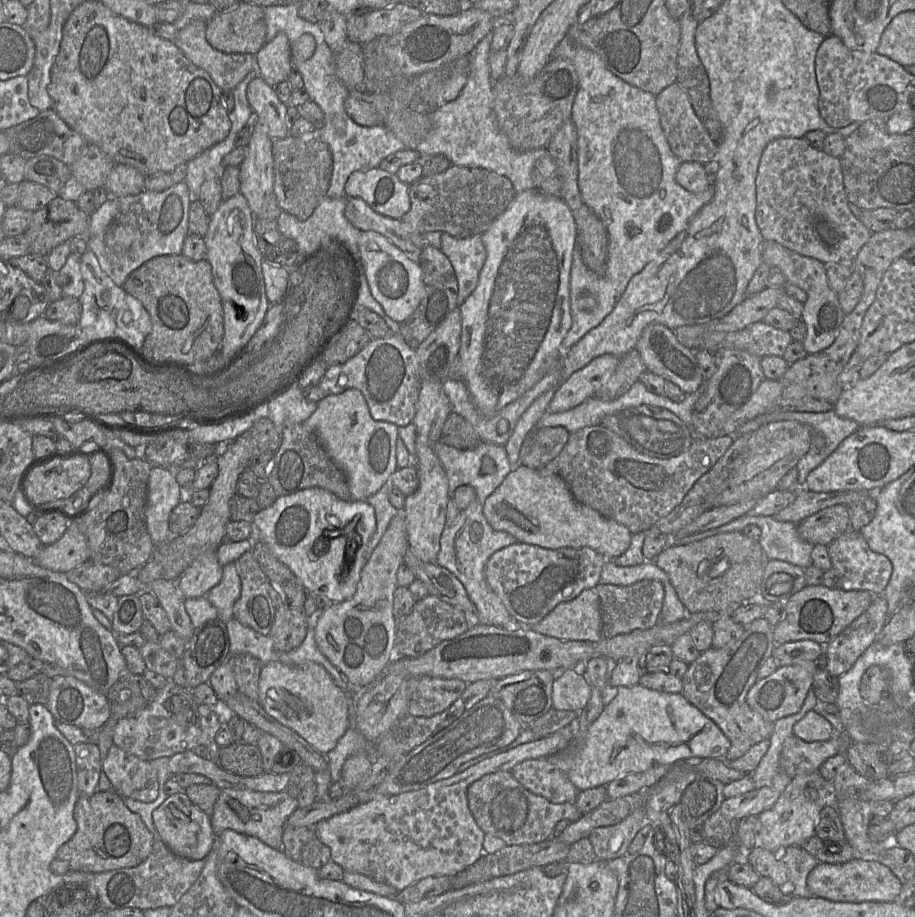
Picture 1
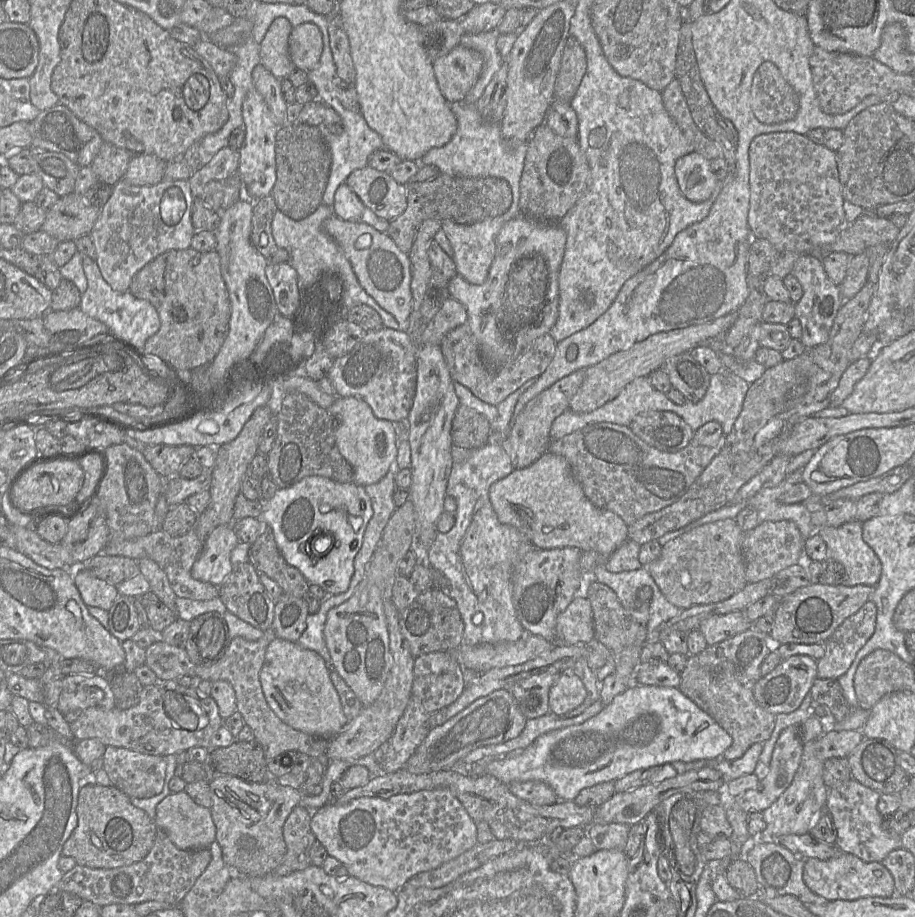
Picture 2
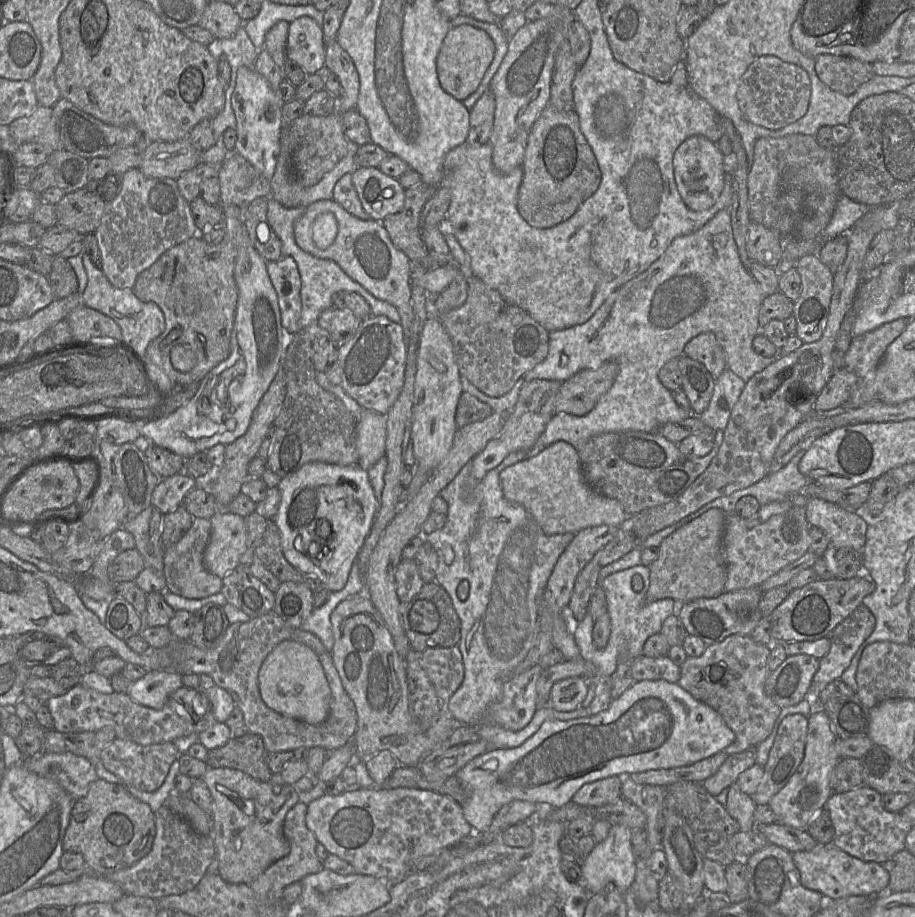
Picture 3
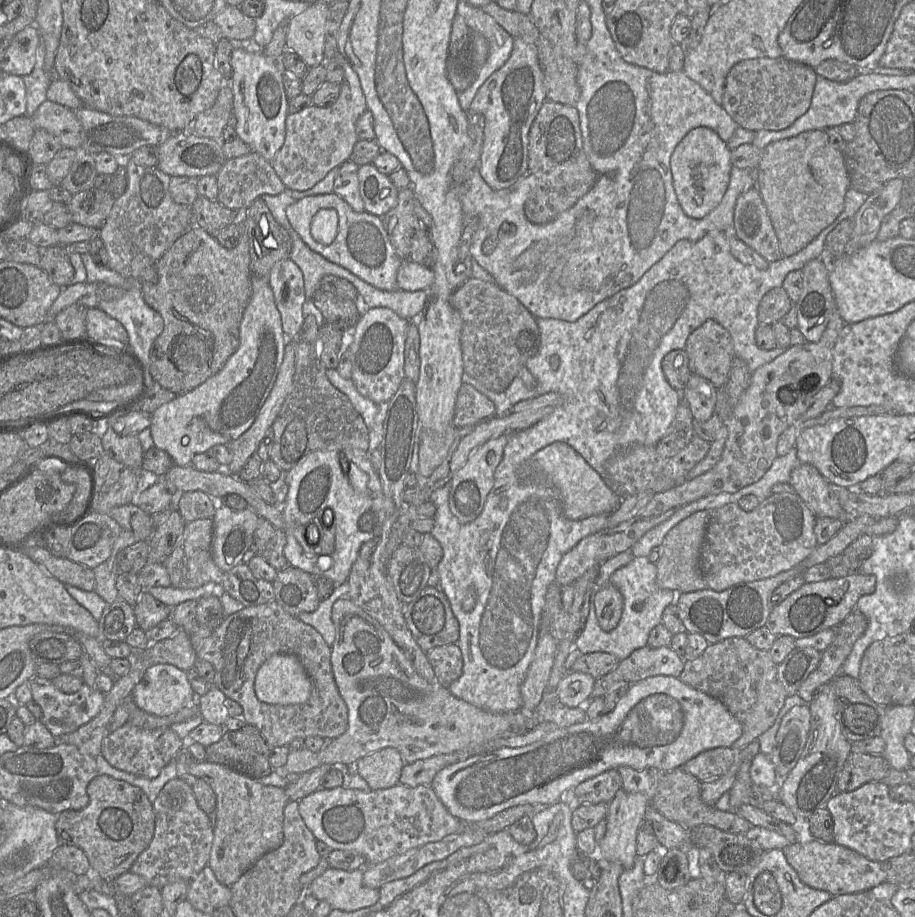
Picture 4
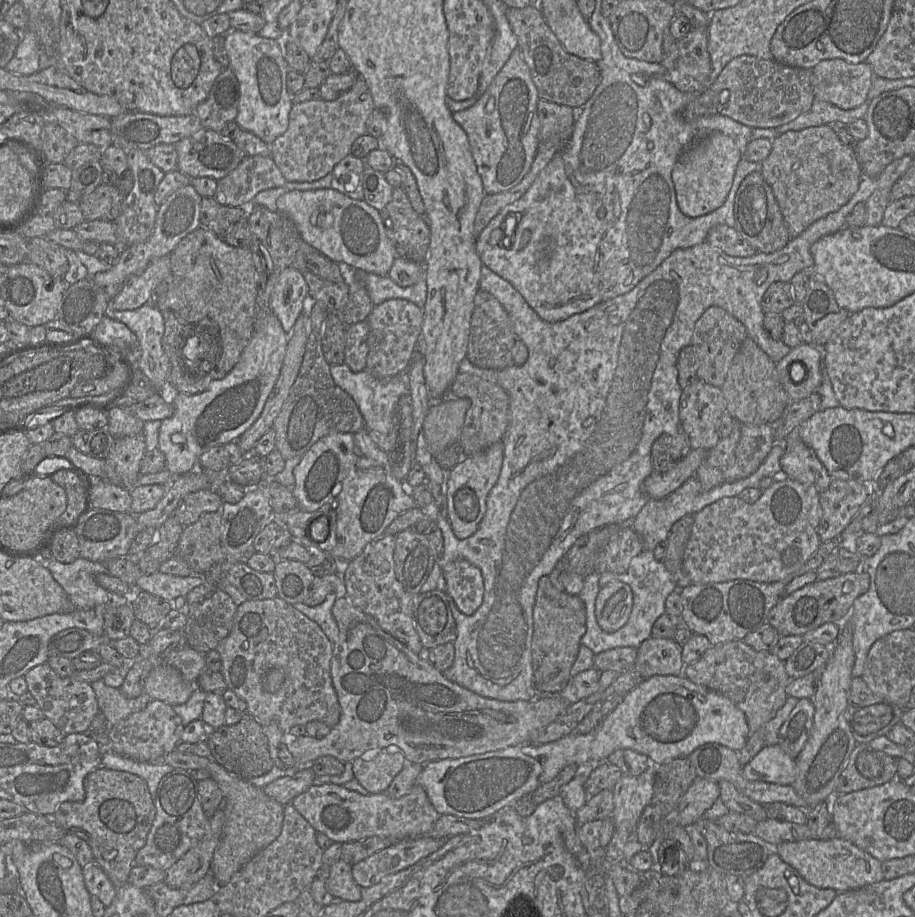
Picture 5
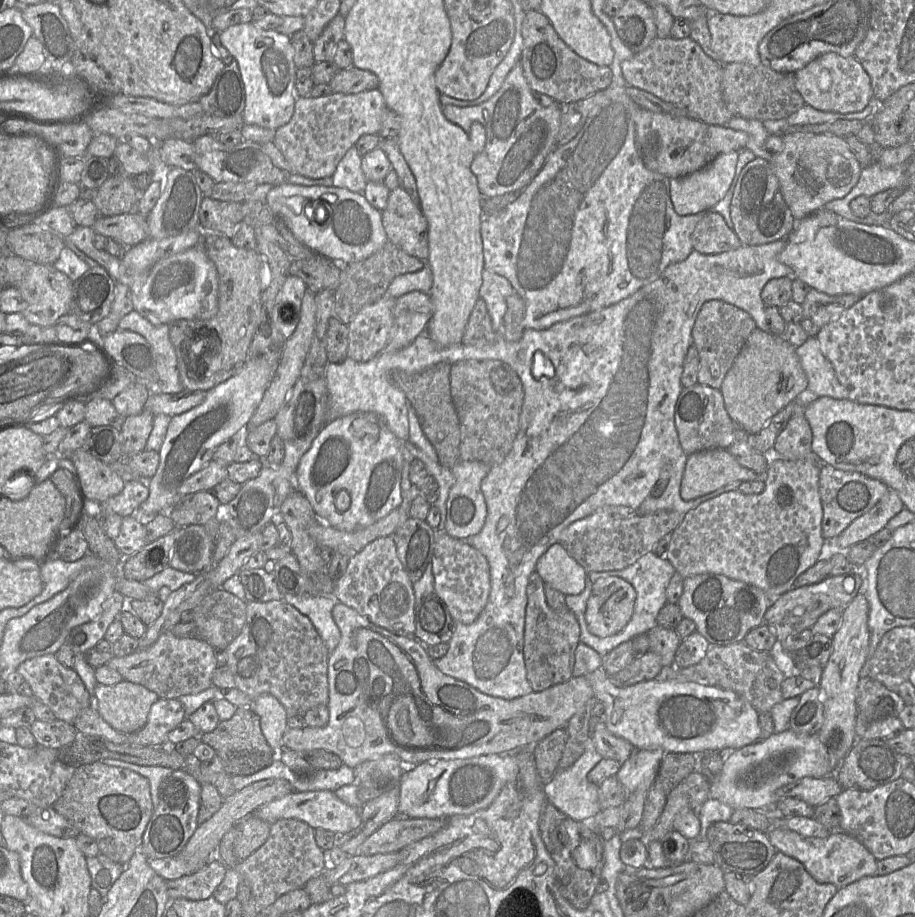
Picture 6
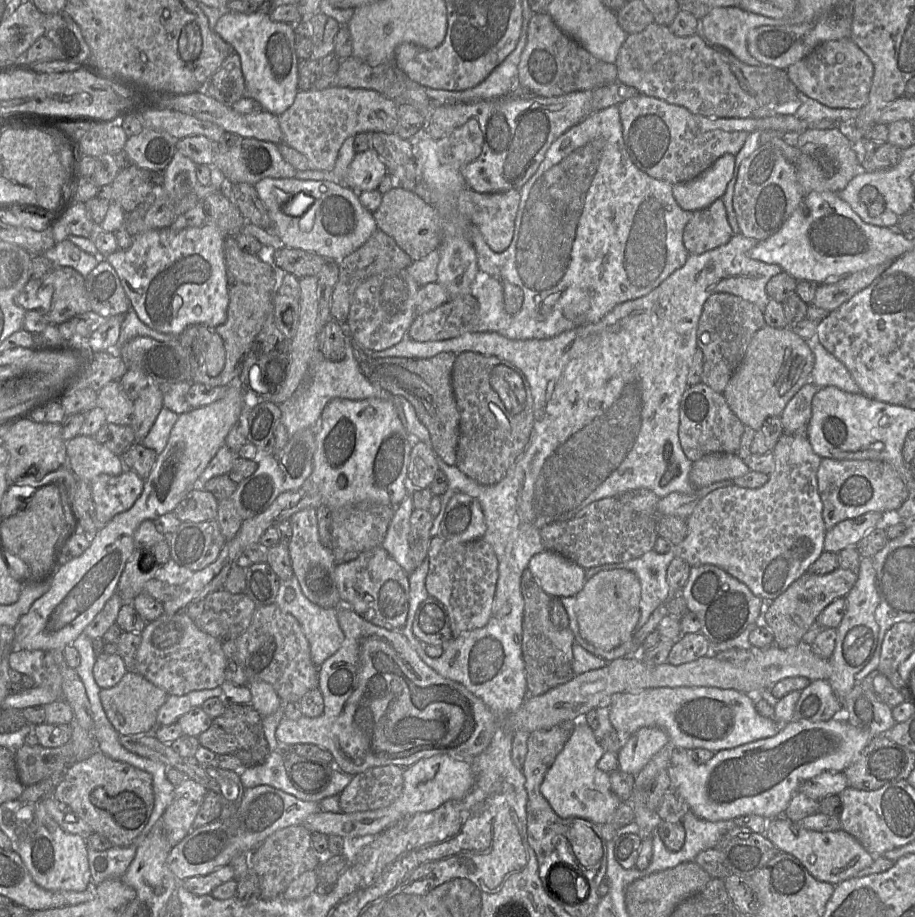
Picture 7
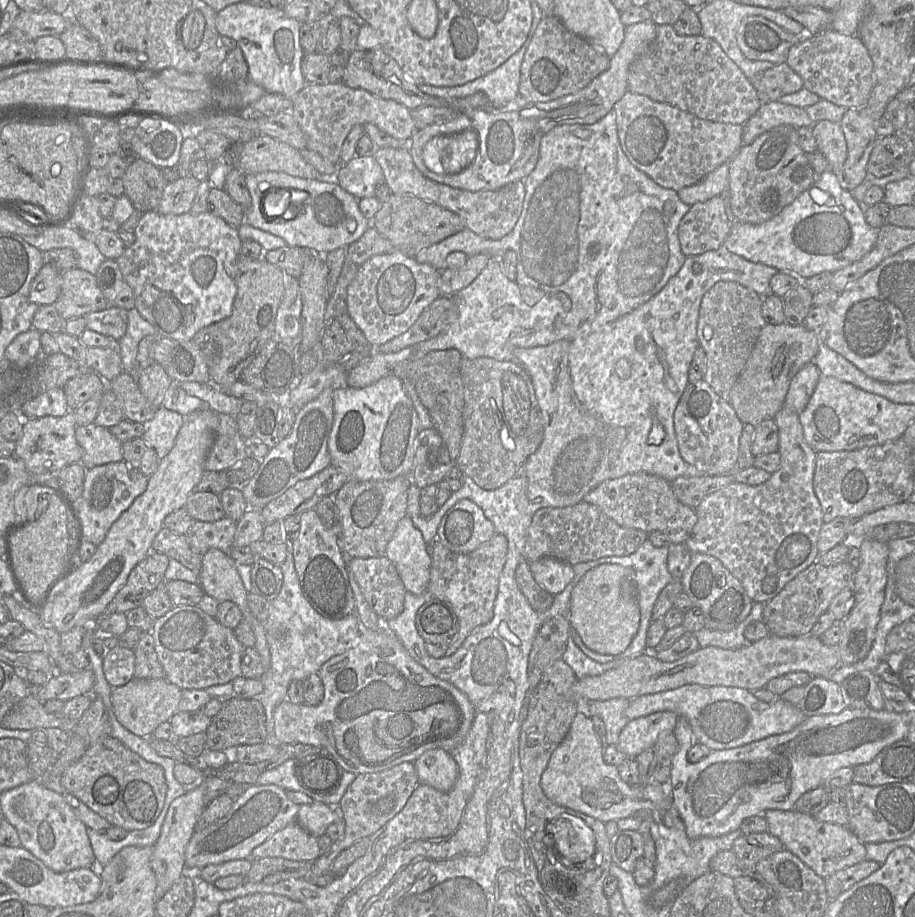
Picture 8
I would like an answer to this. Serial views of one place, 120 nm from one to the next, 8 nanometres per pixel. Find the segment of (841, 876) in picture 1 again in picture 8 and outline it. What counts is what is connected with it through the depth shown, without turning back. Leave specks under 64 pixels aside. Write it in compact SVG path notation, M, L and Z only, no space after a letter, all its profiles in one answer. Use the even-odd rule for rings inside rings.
M769 809L763 816L767 821L767 831L780 839L785 850L796 855L823 879L866 860L865 844L848 826L823 822L812 815L794 809L789 811Z

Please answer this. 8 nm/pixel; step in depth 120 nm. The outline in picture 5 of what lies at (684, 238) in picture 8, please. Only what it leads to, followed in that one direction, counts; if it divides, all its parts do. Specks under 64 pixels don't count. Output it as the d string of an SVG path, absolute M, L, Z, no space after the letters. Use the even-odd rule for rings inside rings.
M720 224L713 227L707 235L706 241L733 257L750 257L757 253L736 231L734 227Z

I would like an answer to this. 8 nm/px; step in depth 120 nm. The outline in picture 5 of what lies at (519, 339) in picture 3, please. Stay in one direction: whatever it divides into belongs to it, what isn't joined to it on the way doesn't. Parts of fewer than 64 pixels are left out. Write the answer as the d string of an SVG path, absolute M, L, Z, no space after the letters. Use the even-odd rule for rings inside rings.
M478 290L470 322L468 360L479 368L501 370L514 365L512 348L517 340L511 319L502 304L490 293Z

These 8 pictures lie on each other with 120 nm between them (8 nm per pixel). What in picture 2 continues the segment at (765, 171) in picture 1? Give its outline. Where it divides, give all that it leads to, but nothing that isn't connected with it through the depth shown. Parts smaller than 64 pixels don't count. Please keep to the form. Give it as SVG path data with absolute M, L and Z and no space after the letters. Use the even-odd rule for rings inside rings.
M793 131L789 132L775 132L768 134L761 134L756 136L749 147L749 211L748 211L748 225L751 229L751 235L756 239L765 239L769 241L778 252L791 251L799 255L812 255L817 257L821 255L822 247L832 244L840 233L846 229L849 223L846 220L843 203L845 201L842 194L842 187L839 180L839 172L837 167L836 152L830 150L825 145L818 145L814 143L807 135L802 135Z

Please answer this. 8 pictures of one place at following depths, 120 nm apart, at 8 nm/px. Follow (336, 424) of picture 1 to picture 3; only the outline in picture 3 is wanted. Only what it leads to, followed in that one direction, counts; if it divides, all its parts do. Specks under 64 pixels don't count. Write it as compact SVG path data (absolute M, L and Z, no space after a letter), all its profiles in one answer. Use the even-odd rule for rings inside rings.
M369 409L361 410L356 425L358 465L369 470L385 456L387 417Z

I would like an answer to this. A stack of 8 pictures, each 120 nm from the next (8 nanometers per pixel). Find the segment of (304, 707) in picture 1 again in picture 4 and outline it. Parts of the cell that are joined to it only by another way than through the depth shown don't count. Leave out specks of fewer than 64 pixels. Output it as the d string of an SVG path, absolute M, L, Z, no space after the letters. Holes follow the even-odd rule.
M274 654L259 668L255 679L257 698L268 704L301 704L311 694L311 680L292 654Z

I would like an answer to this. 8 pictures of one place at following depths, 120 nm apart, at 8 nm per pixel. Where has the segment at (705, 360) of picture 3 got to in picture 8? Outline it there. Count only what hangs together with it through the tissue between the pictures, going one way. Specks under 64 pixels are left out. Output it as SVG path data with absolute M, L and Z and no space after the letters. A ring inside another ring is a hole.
M719 281L703 296L697 323L699 346L706 356L703 380L729 402L731 388L751 355L760 330L766 325L761 314L762 297L732 281Z

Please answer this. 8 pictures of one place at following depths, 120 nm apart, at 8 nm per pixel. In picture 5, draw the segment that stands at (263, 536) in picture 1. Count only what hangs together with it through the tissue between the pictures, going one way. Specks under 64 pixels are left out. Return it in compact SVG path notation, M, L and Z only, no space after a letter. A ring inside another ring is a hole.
M366 428L356 433L339 432L321 438L303 454L293 474L295 483L292 492L301 510L313 512L329 503L330 508L336 511L337 543L331 551L323 552L308 549L292 540L277 556L272 556L275 563L292 559L312 568L326 559L349 562L369 542L382 536L400 514L418 507L405 480L399 481L391 474L387 454L372 440Z

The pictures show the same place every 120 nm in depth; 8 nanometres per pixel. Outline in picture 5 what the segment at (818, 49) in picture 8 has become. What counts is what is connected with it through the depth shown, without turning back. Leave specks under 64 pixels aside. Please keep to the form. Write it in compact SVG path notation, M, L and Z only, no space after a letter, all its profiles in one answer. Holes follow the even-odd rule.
M839 58L822 60L812 68L814 98L843 110L854 109L867 99L872 79L872 69L866 62L852 64Z

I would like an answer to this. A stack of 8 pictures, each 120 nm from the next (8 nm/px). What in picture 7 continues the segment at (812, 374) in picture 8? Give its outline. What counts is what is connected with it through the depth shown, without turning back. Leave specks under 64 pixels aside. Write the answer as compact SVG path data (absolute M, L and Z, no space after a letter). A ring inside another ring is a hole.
M807 382L789 400L780 415L783 433L806 434L806 428L811 418L812 398L817 390L818 387L812 382Z

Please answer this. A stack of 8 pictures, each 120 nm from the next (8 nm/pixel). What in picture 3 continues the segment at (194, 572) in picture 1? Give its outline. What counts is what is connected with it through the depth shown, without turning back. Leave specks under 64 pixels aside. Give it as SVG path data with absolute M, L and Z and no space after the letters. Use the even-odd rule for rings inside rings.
M218 509L210 519L210 539L204 551L204 565L223 579L240 564L240 557L248 548L245 517Z

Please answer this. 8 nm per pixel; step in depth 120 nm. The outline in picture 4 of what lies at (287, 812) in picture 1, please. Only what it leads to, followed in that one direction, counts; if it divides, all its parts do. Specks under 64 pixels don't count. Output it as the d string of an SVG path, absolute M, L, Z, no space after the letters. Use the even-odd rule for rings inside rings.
M194 761L181 771L206 781L216 794L216 809L212 815L214 839L208 866L220 883L230 887L260 857L282 845L284 808L289 798L284 788L261 784L223 764Z

